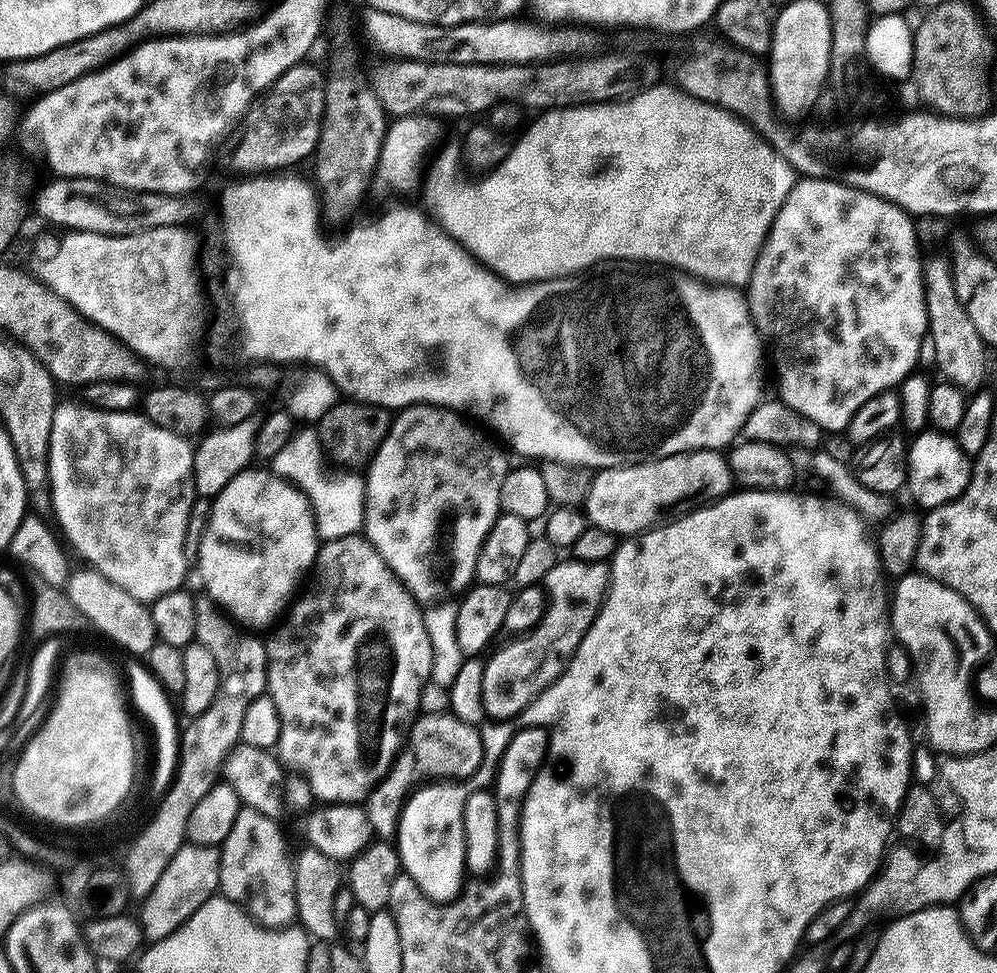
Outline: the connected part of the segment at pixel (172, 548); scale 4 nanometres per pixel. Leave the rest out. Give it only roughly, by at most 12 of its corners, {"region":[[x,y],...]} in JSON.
{"region":[[60,402],[50,505],[136,600],[177,591],[193,445]]}

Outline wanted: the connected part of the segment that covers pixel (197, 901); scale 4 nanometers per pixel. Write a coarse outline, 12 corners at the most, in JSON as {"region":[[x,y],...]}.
{"region":[[186,842],[139,905],[144,939],[217,895],[220,850]]}

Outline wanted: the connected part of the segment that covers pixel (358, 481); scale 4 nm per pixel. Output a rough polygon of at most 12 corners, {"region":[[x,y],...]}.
{"region":[[315,427],[271,471],[307,493],[324,540],[364,527],[363,475],[331,472]]}

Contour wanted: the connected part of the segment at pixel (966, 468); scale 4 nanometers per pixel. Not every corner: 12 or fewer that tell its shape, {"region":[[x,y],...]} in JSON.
{"region":[[955,435],[908,444],[907,491],[924,510],[957,500],[972,478]]}

